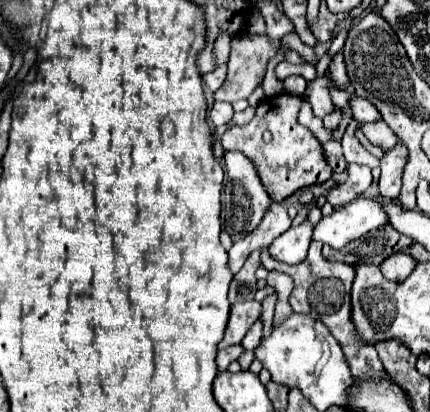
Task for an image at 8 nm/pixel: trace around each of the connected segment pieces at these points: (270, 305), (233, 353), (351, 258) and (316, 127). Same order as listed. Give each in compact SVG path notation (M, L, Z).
M276 294L268 296L266 300L262 300L262 324L264 324L264 334L268 336L268 332L272 332L272 318L274 318L274 304L276 304Z
M236 344L236 346L232 346L232 348L224 348L224 350L220 350L220 352L218 352L218 356L216 356L218 372L224 372L224 370L228 368L228 364L230 364L230 362L234 362L242 352L244 352L244 348L242 348L240 344Z
M386 224L380 228L380 234L376 234L374 238L354 240L350 244L346 244L342 250L332 250L332 248L324 246L322 254L326 260L332 256L346 264L376 264L376 266L380 266L388 256L402 252L402 250L410 248L412 244L414 242L408 236L398 234L390 224Z
M304 100L304 102L302 102L302 106L300 106L300 112L298 112L298 122L300 122L302 126L310 128L310 130L314 132L314 136L316 136L320 142L330 140L330 138L332 138L332 134L334 134L334 132L326 132L326 130L324 130L322 120L320 120L318 116L314 116L314 112L312 112L312 108L310 108L310 104L308 104L306 100Z

